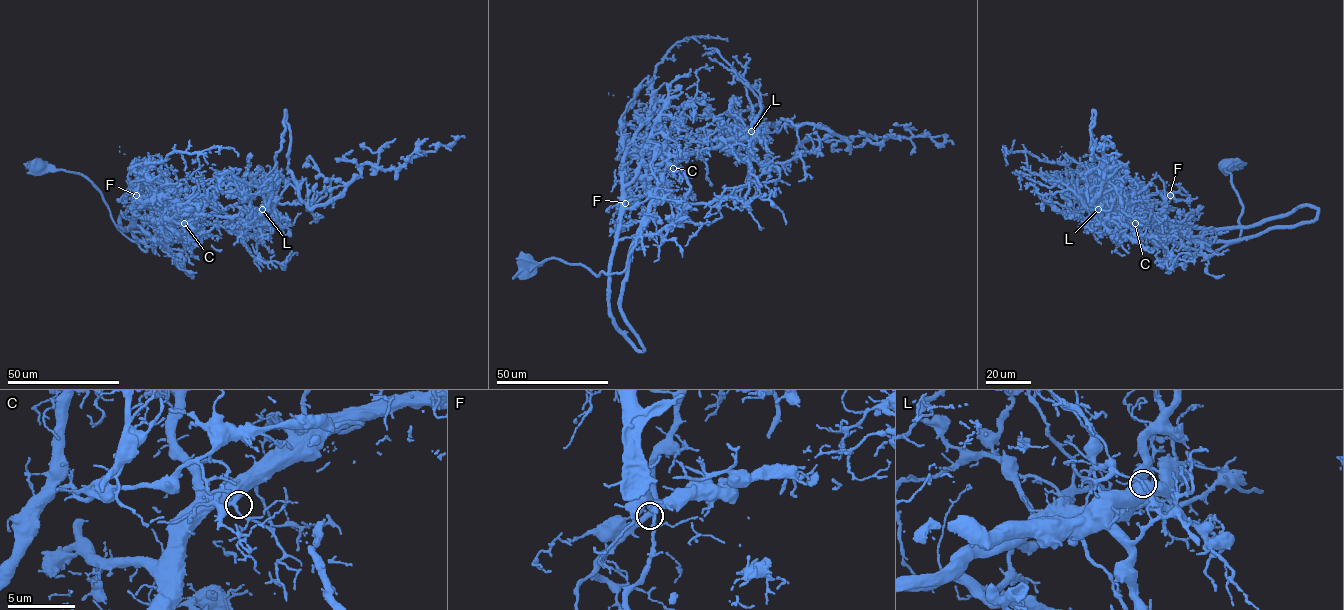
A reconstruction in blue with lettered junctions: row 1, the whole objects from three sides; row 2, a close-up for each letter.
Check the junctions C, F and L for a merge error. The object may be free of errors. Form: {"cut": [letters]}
{"cut": ["L"]}

